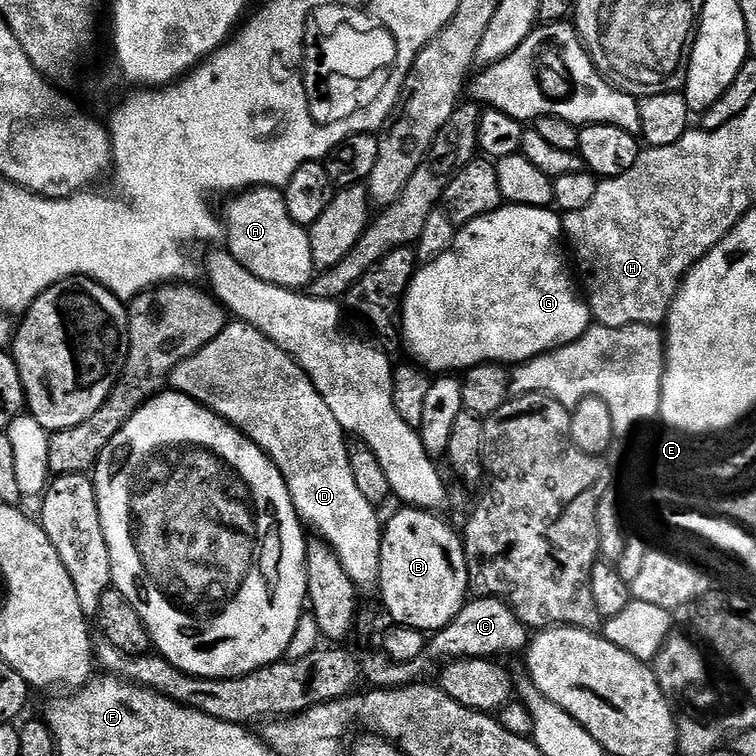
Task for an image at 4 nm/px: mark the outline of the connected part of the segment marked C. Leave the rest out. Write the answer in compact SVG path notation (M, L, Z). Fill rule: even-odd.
M491 597L472 598L448 625L430 640L430 656L436 660L453 658L492 658L495 652L508 652L525 643L526 629L503 601ZM452 656L452 657L451 657Z

